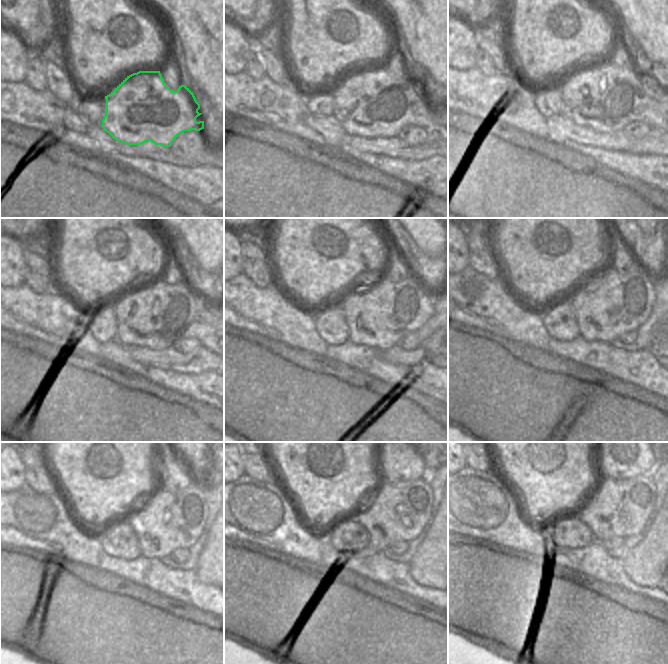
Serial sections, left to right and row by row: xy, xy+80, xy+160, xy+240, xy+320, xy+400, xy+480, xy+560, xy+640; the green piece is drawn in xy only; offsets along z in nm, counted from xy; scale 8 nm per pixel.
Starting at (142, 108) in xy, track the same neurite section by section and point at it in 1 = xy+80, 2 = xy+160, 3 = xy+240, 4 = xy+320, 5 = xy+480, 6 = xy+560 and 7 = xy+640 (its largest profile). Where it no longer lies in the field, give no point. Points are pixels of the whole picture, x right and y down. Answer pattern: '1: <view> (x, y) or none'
1: xy+80 (369, 102)
2: xy+160 (605, 97)
3: xy+240 (155, 316)
4: xy+320 (378, 316)
5: xy+480 (168, 521)
6: xy+560 (395, 513)
7: xy+640 (622, 508)

